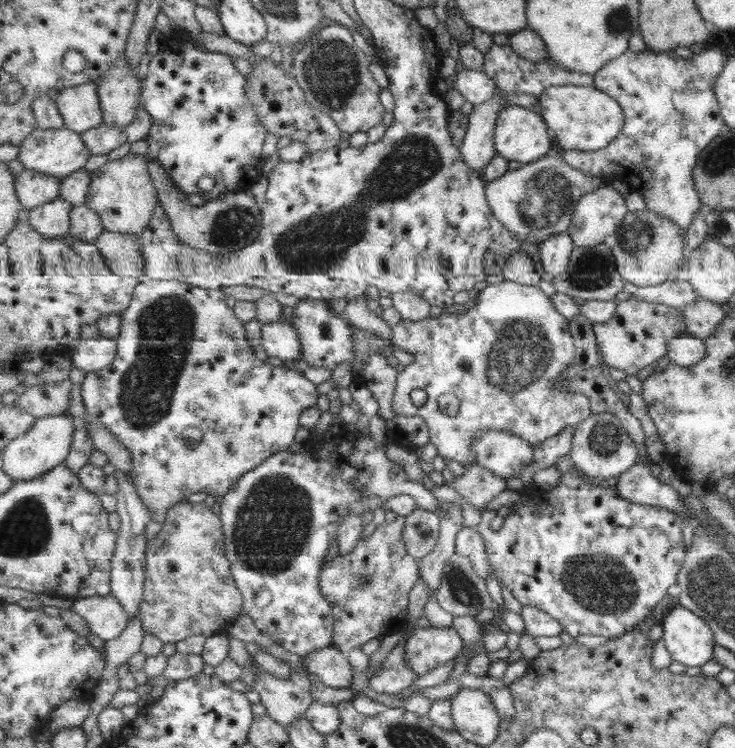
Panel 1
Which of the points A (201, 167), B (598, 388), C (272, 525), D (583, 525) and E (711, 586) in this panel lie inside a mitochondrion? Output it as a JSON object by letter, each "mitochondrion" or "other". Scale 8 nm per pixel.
{"A":"other","B":"other","C":"mitochondrion","D":"other","E":"mitochondrion"}

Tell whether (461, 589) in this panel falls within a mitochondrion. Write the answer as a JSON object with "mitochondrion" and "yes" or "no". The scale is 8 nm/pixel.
{"mitochondrion":"yes"}

